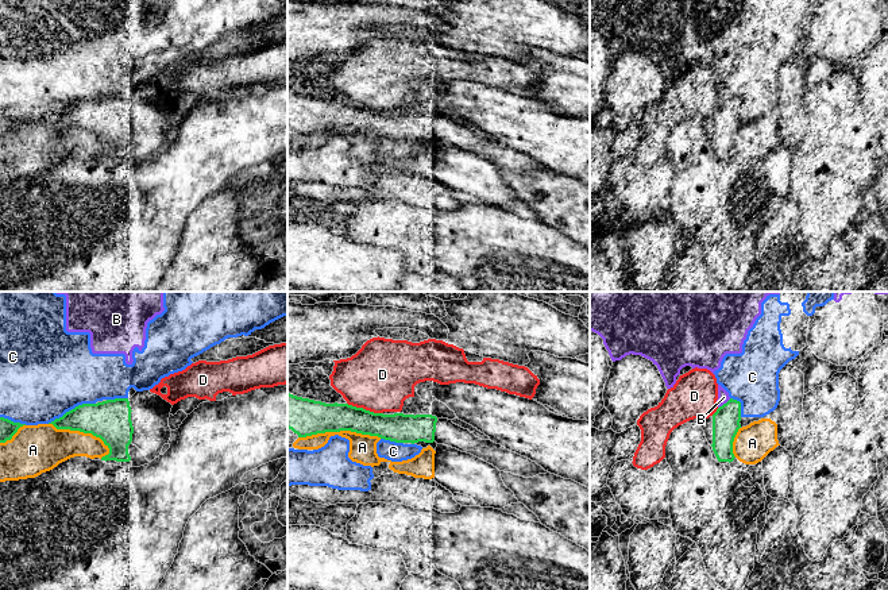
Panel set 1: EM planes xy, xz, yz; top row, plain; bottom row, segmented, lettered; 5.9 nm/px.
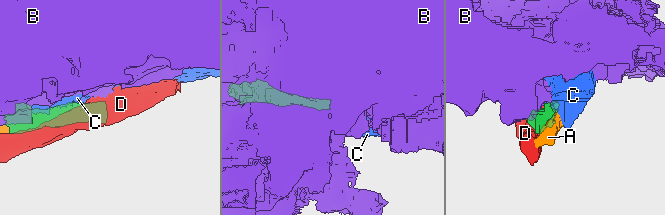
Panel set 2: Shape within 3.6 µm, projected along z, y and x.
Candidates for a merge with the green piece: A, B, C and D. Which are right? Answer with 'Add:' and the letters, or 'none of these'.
Add: none of these

